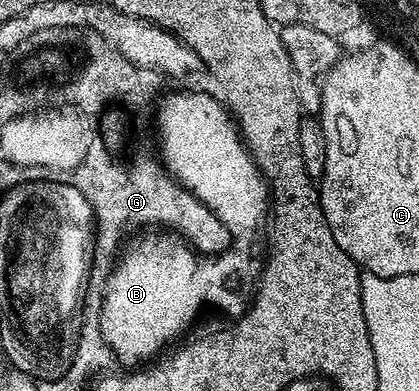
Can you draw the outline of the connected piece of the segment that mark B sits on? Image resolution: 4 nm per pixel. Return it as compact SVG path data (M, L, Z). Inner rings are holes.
M145 231L140 236L142 237L138 241L124 246L109 276L102 299L102 339L116 360L118 357L123 364L137 367L156 358L166 346L176 342L202 316L200 313L204 305L218 309L216 312L226 318L236 319L253 304L263 268L262 254L261 257L257 254L257 245L253 242L254 234L240 234L238 241L241 242L237 241L221 253L212 255L198 252L185 238L172 231Z

